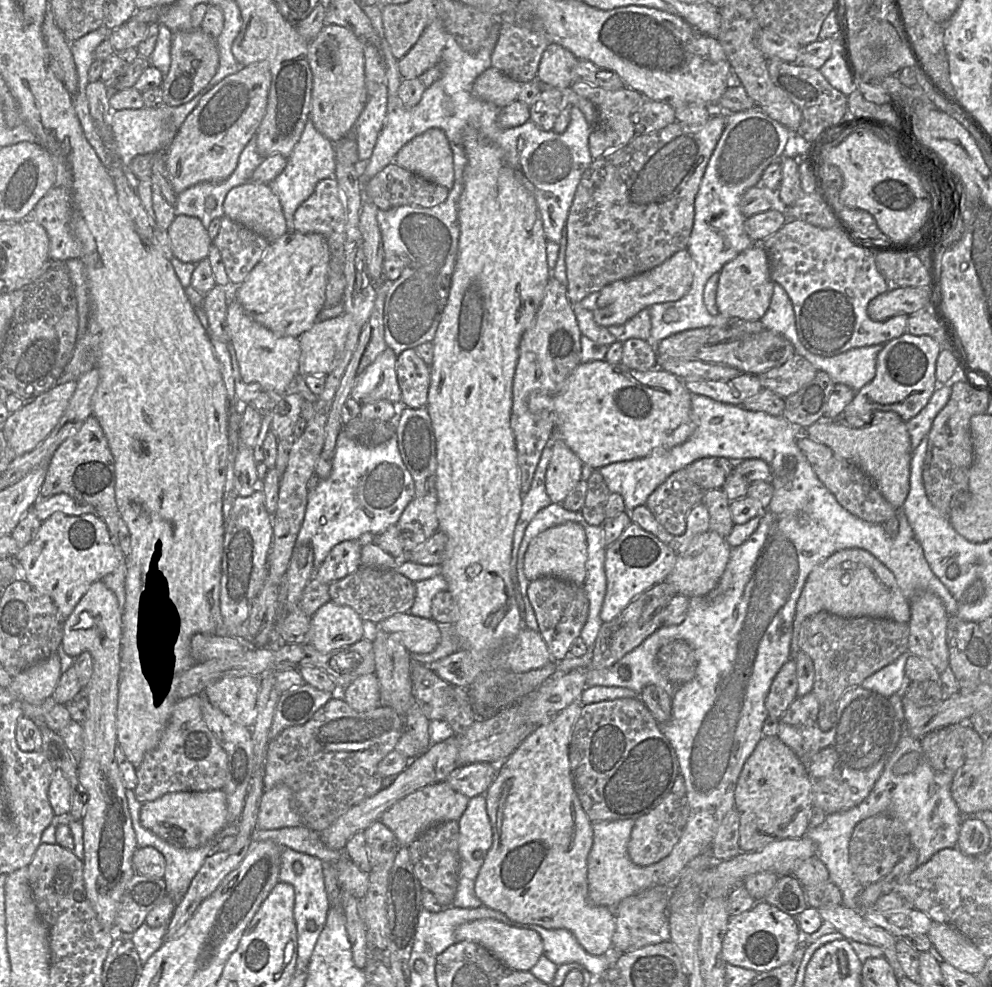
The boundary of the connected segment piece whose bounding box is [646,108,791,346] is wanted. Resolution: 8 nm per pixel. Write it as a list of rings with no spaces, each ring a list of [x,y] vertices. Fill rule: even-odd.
[[[752,108],[752,109],[748,109],[748,110],[744,110],[742,112],[736,112],[736,113],[727,113],[727,123],[725,126],[725,129],[709,159],[709,162],[707,164],[707,167],[705,169],[705,172],[703,174],[701,183],[700,183],[700,187],[698,190],[698,193],[695,197],[695,203],[694,203],[694,225],[692,228],[692,232],[690,234],[690,238],[688,240],[688,245],[687,245],[687,250],[691,256],[691,259],[693,261],[694,264],[694,276],[693,276],[693,282],[691,285],[690,290],[688,291],[688,293],[681,298],[678,301],[672,301],[672,302],[665,302],[665,303],[658,303],[658,304],[654,304],[652,306],[650,306],[649,312],[650,312],[650,320],[651,320],[651,332],[650,332],[650,338],[648,340],[646,340],[647,342],[649,342],[652,345],[656,345],[657,343],[659,343],[660,341],[684,332],[684,331],[688,331],[688,330],[693,330],[693,329],[700,329],[700,328],[707,328],[707,327],[729,327],[729,323],[731,322],[731,320],[739,320],[739,319],[729,319],[721,314],[717,314],[715,316],[711,315],[707,308],[705,307],[704,301],[703,301],[703,294],[704,294],[704,287],[708,281],[708,279],[716,274],[719,273],[722,268],[729,263],[730,261],[732,261],[733,259],[735,259],[741,252],[743,252],[744,250],[750,248],[751,246],[755,245],[755,243],[751,240],[751,238],[747,235],[746,231],[745,231],[745,220],[746,218],[742,215],[741,210],[740,210],[740,200],[742,195],[749,189],[752,187],[755,187],[757,185],[759,185],[760,183],[760,179],[761,176],[764,172],[764,170],[769,167],[770,164],[772,164],[773,162],[777,161],[777,160],[781,160],[782,155],[783,155],[783,151],[784,148],[786,146],[786,143],[789,140],[789,137],[791,135],[791,132],[785,128],[783,125],[781,125],[780,123],[778,123],[777,121],[773,120],[772,118],[770,118],[767,114],[765,114],[763,111],[761,111],[758,108]],[[668,309],[676,309],[679,313],[679,319],[675,322],[665,322],[663,320],[663,315],[664,313],[668,310]]]

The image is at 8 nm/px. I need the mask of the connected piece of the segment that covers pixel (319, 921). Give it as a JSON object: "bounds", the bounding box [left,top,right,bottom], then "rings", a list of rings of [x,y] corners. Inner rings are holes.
{"bounds":[279,847,330,970],"rings":[[[283,847],[282,849],[279,880],[280,882],[291,884],[295,892],[294,919],[298,939],[298,957],[296,961],[296,968],[298,970],[307,970],[309,960],[318,937],[325,926],[330,908],[325,890],[322,864],[323,862],[317,857],[292,850],[288,847]],[[295,862],[300,862],[303,866],[303,872],[299,875],[293,870]]]}

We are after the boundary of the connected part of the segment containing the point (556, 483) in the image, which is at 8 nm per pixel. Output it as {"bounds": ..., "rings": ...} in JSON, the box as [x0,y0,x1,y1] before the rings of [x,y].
{"bounds":[546,429,583,503],"rings":[[[555,429],[549,446],[552,450],[552,456],[546,471],[546,491],[552,503],[562,503],[581,480],[583,462],[566,445]]]}

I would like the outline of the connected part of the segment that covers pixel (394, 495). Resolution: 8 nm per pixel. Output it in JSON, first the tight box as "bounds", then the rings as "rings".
{"bounds":[295,430,415,570],"rings":[[[341,430],[331,461],[329,477],[320,478],[318,486],[308,492],[304,520],[295,543],[295,546],[310,544],[313,547],[315,570],[321,566],[335,545],[345,540],[359,540],[364,533],[379,534],[395,525],[415,497],[414,481],[402,460],[396,436],[374,448],[365,448],[350,440]]]}

